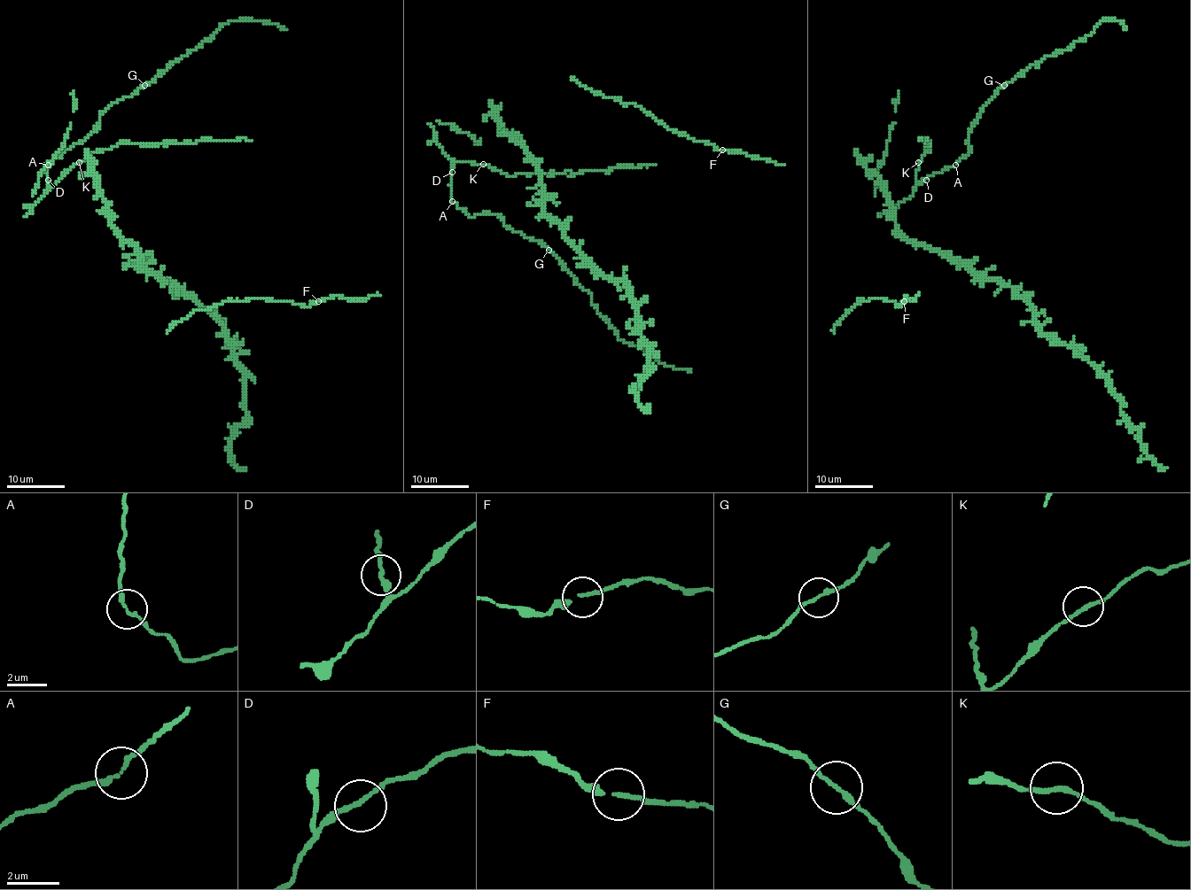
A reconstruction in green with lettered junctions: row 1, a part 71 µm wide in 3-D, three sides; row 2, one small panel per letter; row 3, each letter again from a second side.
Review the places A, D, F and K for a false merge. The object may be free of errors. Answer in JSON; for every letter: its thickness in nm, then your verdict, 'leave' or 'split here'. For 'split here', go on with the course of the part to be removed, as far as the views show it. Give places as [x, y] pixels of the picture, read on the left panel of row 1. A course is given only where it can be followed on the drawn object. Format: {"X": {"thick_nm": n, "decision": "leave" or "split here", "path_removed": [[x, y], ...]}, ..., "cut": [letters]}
{"A": {"thick_nm": 170, "decision": "leave"}, "D": {"thick_nm": 160, "decision": "leave"}, "F": {"thick_nm": 150, "decision": "leave"}, "K": {"thick_nm": 180, "decision": "leave"}, "cut": []}

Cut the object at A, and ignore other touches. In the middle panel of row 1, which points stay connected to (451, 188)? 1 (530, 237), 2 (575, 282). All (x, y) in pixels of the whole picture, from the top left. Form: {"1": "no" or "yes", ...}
{"1": "no", "2": "no"}

